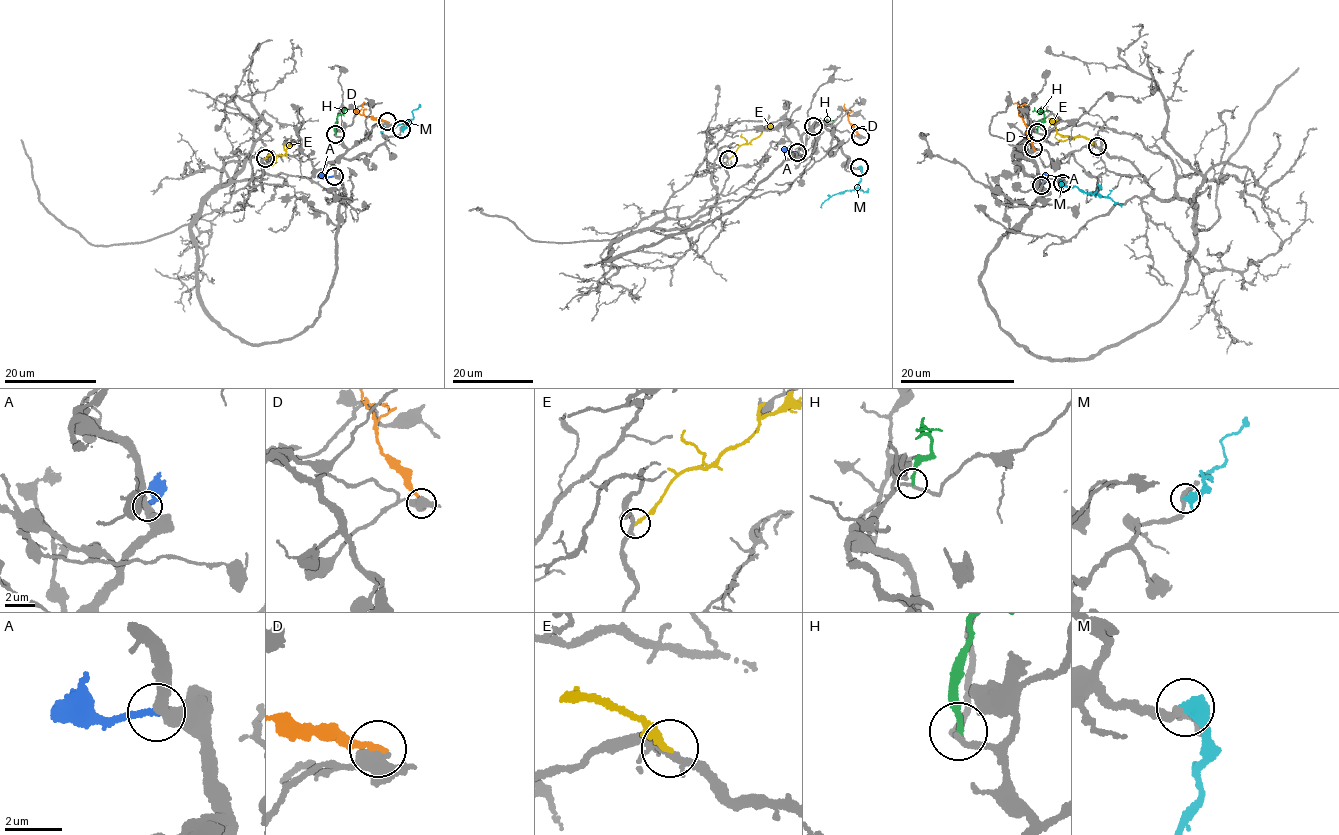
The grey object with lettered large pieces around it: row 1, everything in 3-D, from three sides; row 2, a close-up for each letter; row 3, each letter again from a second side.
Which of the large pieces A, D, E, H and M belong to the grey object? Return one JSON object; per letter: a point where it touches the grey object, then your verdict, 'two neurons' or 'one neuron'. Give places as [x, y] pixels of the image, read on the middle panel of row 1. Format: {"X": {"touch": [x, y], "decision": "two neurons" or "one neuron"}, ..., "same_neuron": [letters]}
{"A": {"touch": [797, 152], "decision": "two neurons"}, "D": {"touch": [860, 136], "decision": "two neurons"}, "E": {"touch": [728, 159], "decision": "two neurons"}, "H": {"touch": [813, 126], "decision": "two neurons"}, "M": {"touch": [859, 167], "decision": "two neurons"}, "same_neuron": []}

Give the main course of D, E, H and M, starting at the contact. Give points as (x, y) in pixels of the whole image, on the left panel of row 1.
D: (387, 122), (360, 114), (358, 111), (365, 102)
E: (265, 158), (272, 154), (284, 154), (293, 140)
H: (335, 135), (337, 117), (352, 107)
M: (401, 129), (409, 122), (383, 133)

